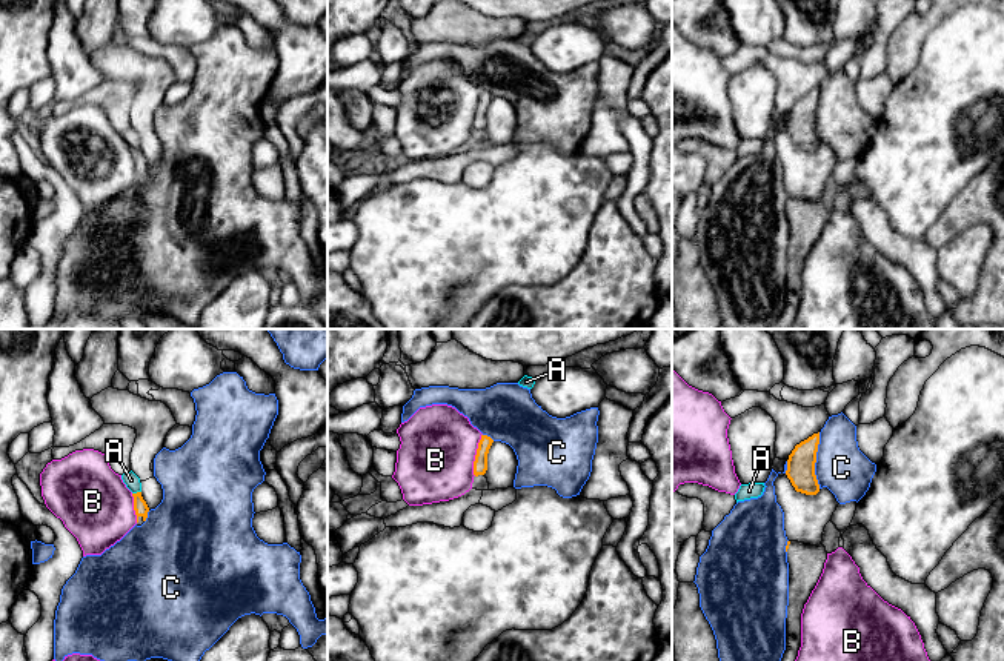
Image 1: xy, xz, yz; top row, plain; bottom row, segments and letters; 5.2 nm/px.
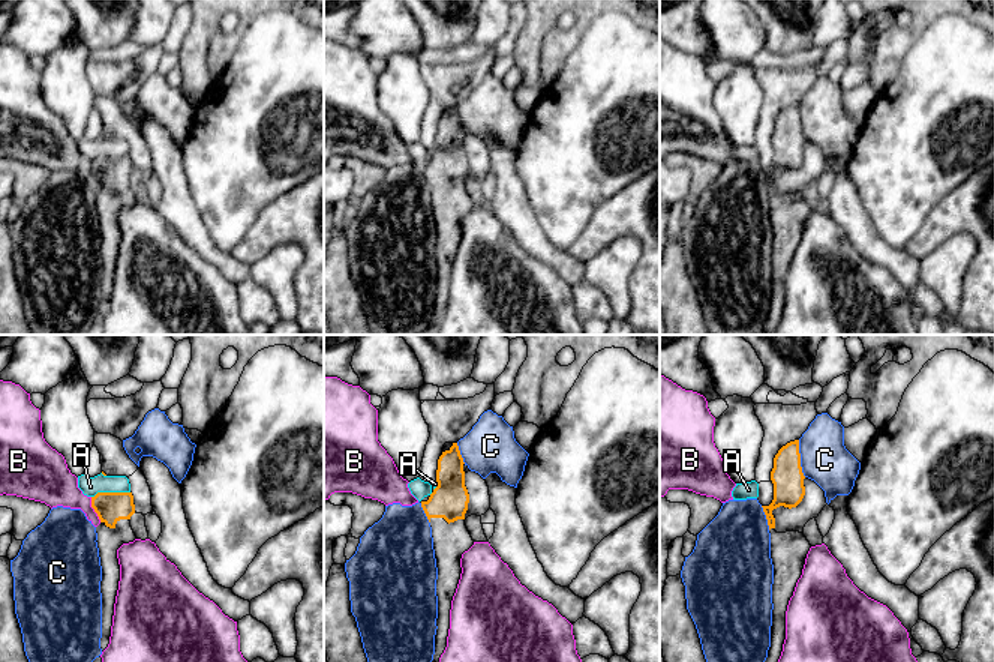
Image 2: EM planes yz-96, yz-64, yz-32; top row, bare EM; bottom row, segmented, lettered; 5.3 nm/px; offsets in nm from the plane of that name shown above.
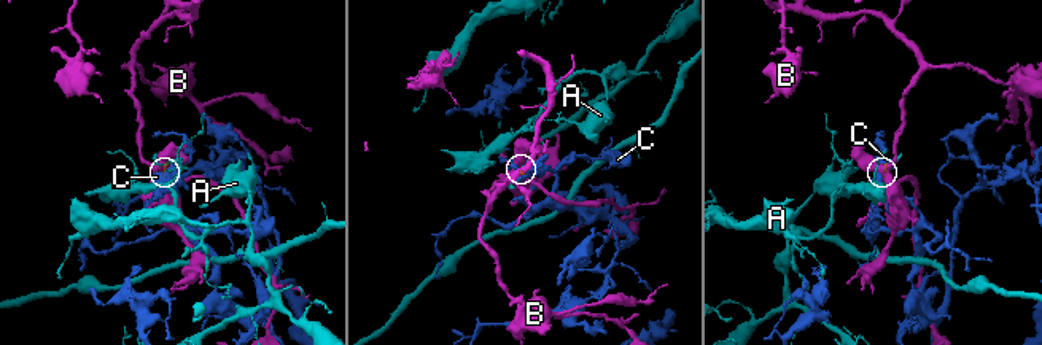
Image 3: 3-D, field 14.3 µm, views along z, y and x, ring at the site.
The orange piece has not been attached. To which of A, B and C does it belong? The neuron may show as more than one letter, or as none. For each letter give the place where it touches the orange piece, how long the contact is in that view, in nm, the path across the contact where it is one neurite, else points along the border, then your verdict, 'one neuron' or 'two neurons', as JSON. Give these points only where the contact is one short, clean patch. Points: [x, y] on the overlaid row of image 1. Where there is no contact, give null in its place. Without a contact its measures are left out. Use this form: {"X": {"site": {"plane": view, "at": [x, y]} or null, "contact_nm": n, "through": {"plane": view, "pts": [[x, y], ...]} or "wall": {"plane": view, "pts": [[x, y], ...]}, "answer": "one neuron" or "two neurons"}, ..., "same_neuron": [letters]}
{"A": {"site": {"plane": "xy", "at": [137, 492]}, "contact_nm": 50, "wall": {"plane": "xy", "pts": [[140, 491], [132, 494]]}, "answer": "two neurons"}, "B": {"site": {"plane": "xz", "at": [475, 455]}, "contact_nm": 220, "wall": {"plane": "xz", "pts": [[482, 434], [477, 443], [474, 475]]}, "answer": "two neurons"}, "C": {"site": {"plane": "yz", "at": [815, 460]}, "contact_nm": 300, "answer": "two neurons"}, "same_neuron": []}

